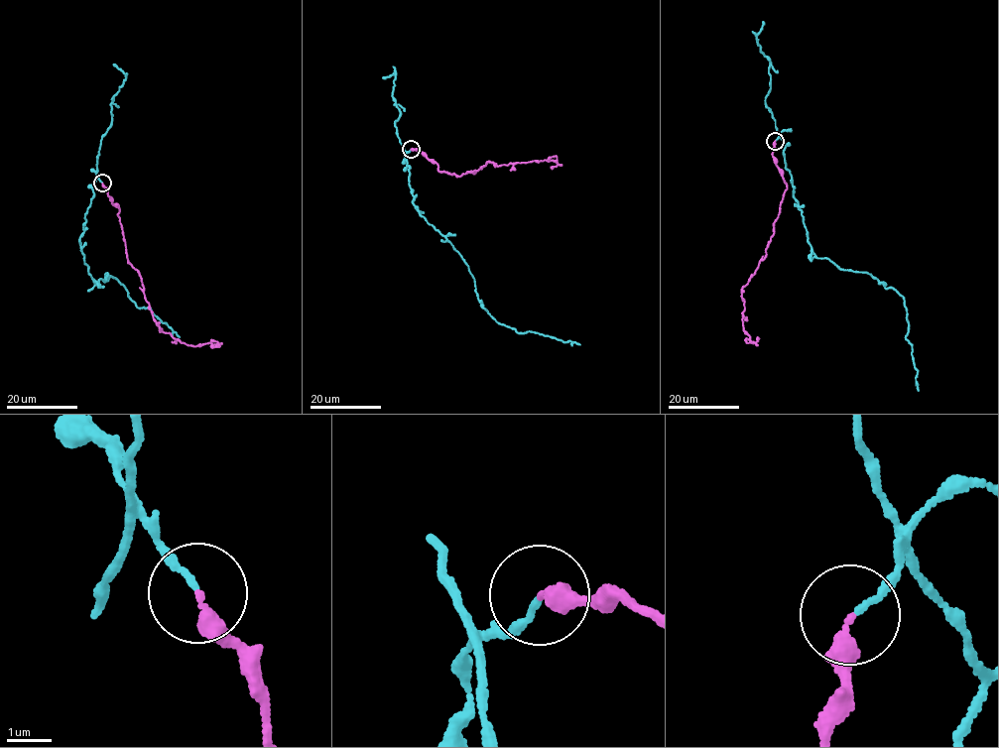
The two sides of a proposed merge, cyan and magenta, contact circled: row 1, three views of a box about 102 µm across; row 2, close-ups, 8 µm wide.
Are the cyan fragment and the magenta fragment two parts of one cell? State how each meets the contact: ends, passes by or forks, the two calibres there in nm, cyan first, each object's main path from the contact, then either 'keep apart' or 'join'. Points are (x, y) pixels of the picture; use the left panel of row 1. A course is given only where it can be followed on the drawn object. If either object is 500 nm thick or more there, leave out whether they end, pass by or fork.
cyan ends there; magenta ends there; 120 nm thick on the cyan side, 320 nm on the other; cyan runs (102, 183), (93, 185), (79, 237), (88, 273), (97, 284), (107, 272), (179, 337); magenta runs (102, 183), (119, 207), (127, 261), (139, 274), (145, 300), (159, 327), (187, 345), (210, 345); join

